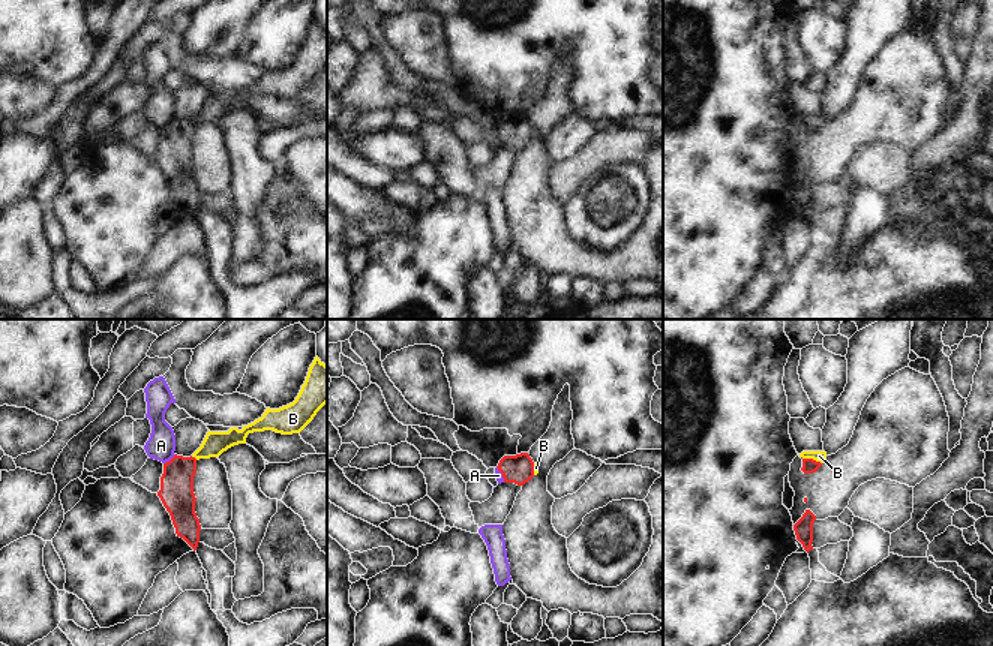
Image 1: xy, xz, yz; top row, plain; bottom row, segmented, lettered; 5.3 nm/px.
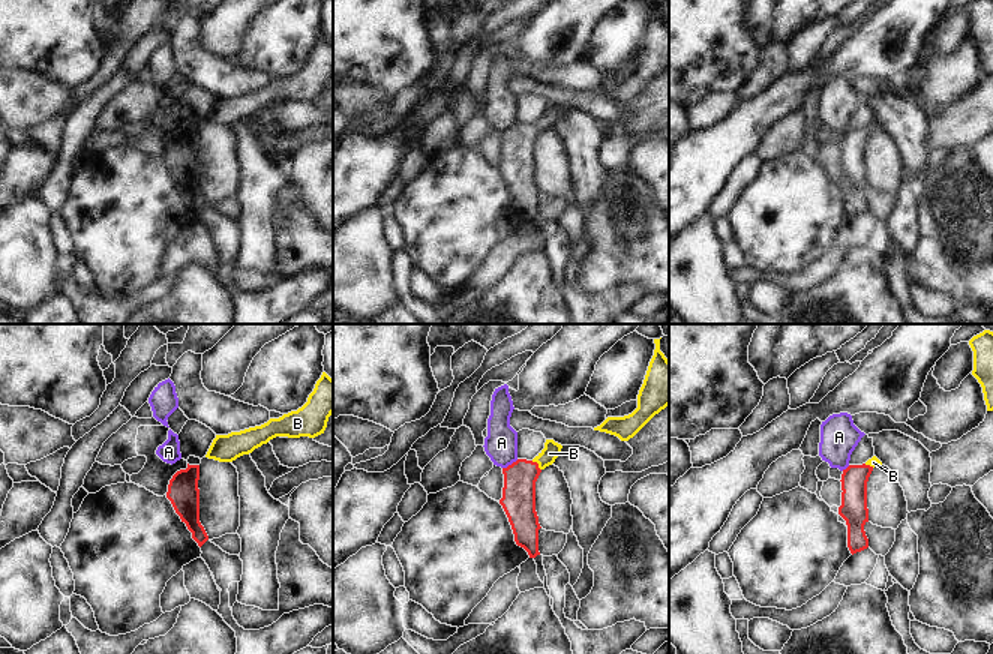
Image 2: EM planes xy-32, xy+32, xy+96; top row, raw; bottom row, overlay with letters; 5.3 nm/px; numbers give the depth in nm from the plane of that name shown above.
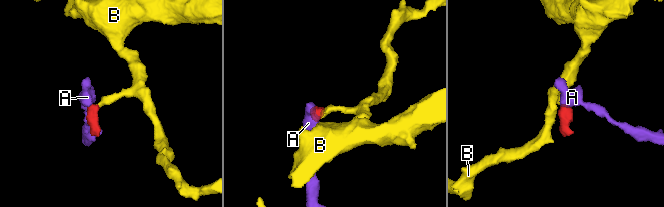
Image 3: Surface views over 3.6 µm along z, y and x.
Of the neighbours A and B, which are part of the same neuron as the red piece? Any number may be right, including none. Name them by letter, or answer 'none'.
B.

